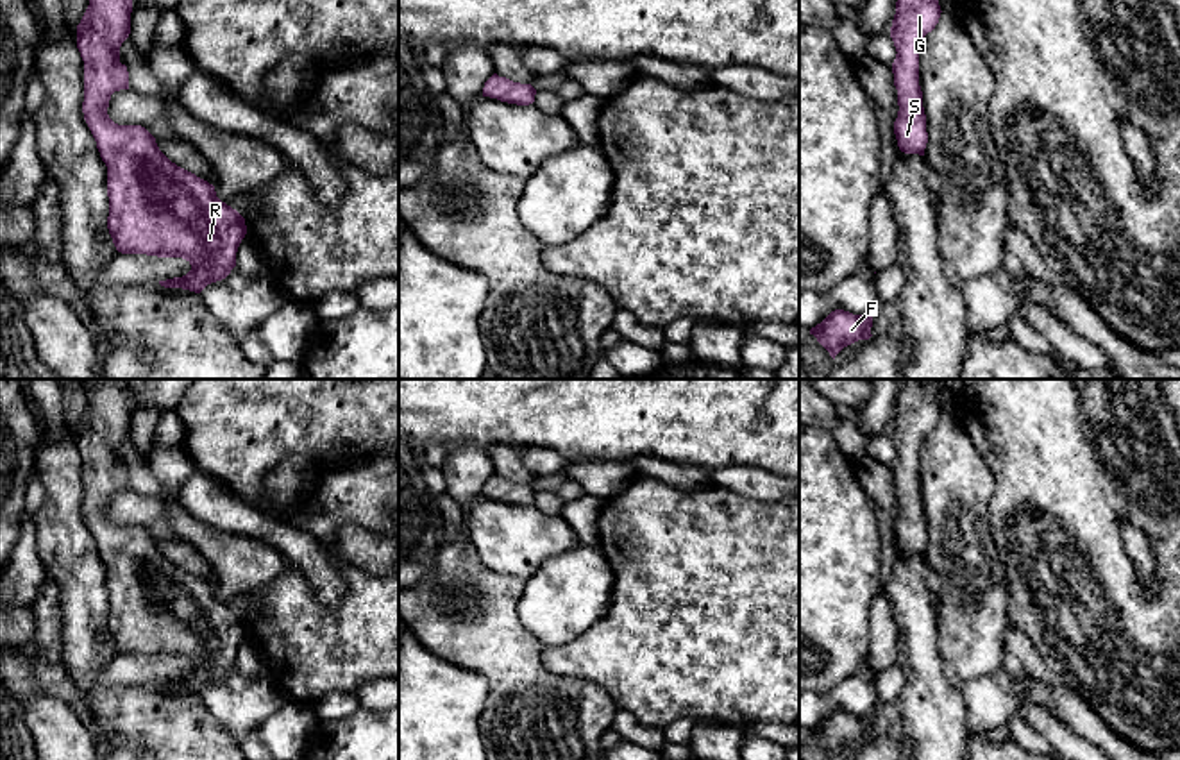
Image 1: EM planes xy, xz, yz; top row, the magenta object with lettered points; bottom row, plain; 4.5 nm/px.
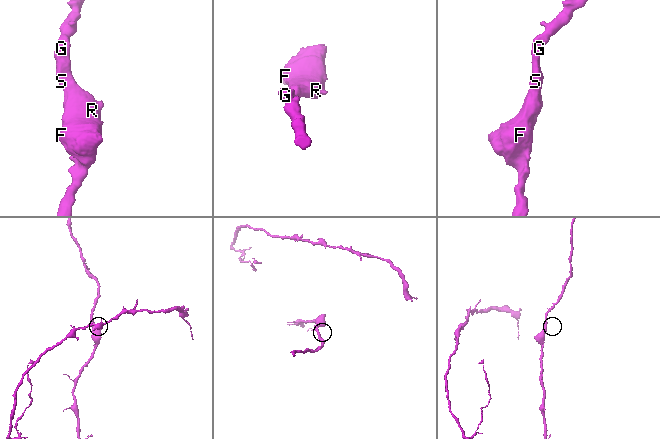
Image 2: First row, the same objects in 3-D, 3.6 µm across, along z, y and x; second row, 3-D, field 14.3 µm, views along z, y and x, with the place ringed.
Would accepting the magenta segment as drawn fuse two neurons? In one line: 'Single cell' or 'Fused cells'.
Single cell

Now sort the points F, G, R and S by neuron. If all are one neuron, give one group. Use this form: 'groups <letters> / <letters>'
groups F G R S

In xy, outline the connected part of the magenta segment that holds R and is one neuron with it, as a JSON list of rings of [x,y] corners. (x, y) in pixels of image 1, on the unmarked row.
[[[120,379],[93,383],[86,395],[89,406],[77,426],[77,449],[84,461],[82,513],[107,567],[109,635],[122,654],[186,660],[191,665],[186,676],[159,685],[200,694],[236,667],[236,653],[247,635],[245,619],[216,597],[213,585],[172,563],[145,528],[118,526],[109,519],[111,495],[129,490],[120,447],[131,435],[132,399]]]

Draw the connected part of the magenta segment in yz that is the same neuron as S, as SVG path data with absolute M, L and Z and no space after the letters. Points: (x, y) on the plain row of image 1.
M906 379L901 383L890 438L896 447L892 463L898 490L894 535L905 554L924 556L928 544L923 492L919 486L919 452L923 438L940 418L939 393L949 390L949 379Z

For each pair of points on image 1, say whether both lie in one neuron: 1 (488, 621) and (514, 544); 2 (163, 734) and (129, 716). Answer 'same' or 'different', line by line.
1: different
2: same

